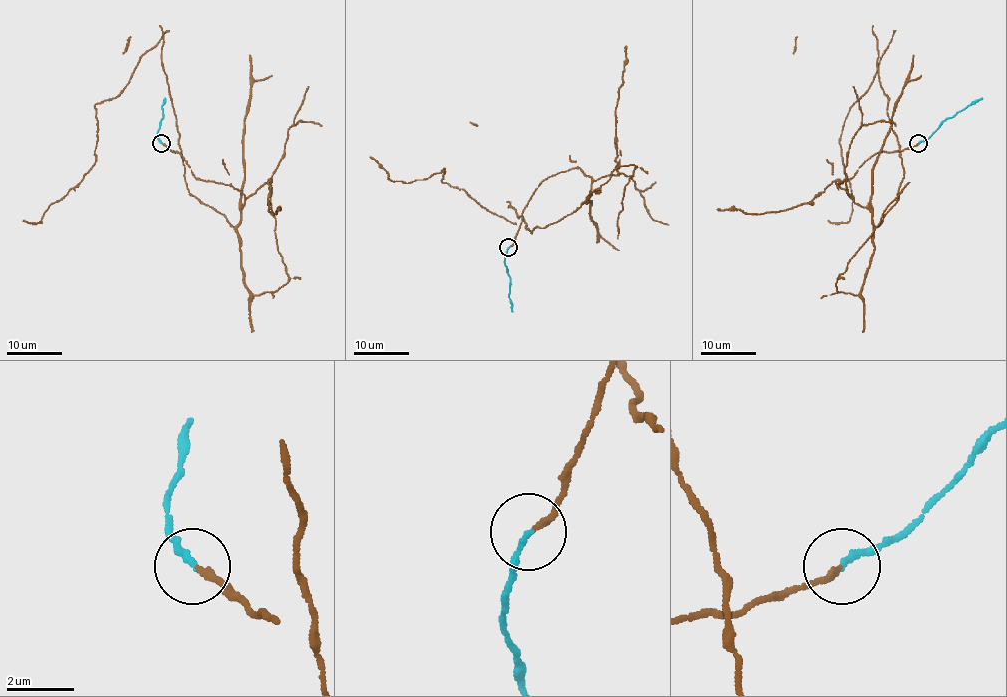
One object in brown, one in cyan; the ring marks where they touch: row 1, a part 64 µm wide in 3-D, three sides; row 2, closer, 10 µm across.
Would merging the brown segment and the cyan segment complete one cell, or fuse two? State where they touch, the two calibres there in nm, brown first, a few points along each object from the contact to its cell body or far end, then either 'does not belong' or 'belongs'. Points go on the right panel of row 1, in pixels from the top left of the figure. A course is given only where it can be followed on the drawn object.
place (918, 143); calibres 190 and 170 nm; course brown (919, 143), (838, 184), (876, 227), (903, 166), (887, 46), (840, 137), (850, 220), (827, 220); course cyan (919, 143), (948, 118), (982, 97); belongs

